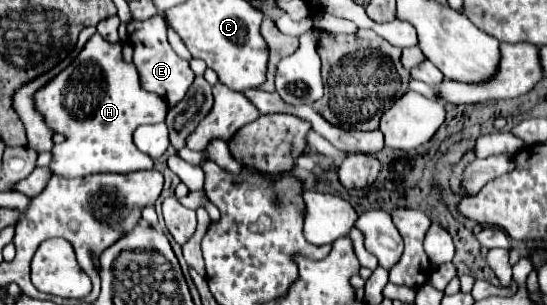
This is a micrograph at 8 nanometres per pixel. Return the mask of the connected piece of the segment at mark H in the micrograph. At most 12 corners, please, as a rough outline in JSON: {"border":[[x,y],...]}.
{"border":[[98,33],[36,93],[54,175],[154,167],[132,141],[168,105]]}

